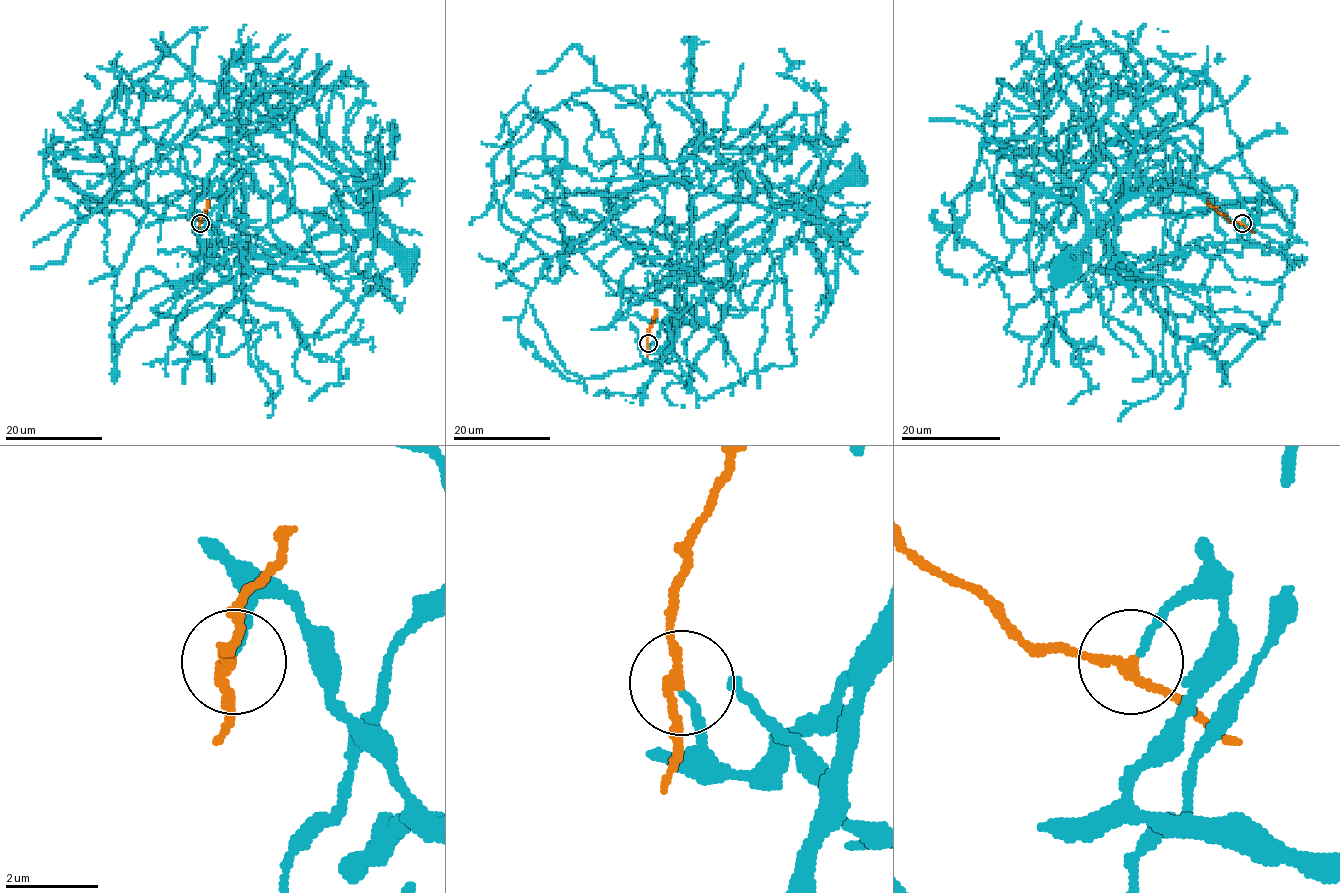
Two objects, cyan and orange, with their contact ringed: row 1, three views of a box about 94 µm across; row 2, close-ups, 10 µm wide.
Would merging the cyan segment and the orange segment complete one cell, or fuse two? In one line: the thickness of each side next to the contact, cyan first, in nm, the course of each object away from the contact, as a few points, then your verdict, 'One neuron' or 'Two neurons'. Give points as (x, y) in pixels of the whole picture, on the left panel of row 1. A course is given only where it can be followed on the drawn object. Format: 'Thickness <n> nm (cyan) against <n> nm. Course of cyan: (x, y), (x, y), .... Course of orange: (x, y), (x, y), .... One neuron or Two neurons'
Thickness 150 nm (cyan) against 220 nm. Course of cyan: (200, 223), (317, 269), (367, 228), (234, 134), (247, 236), (338, 252), (379, 139), (368, 185). Course of orange: (200, 223), (210, 200). Two neurons

